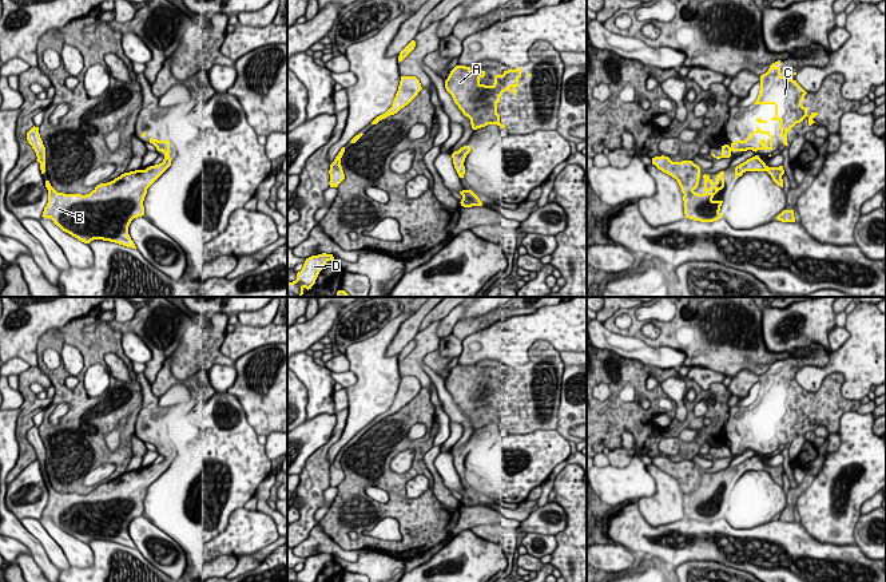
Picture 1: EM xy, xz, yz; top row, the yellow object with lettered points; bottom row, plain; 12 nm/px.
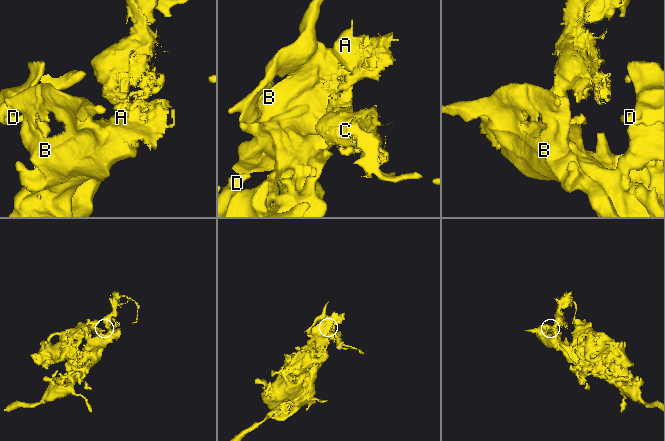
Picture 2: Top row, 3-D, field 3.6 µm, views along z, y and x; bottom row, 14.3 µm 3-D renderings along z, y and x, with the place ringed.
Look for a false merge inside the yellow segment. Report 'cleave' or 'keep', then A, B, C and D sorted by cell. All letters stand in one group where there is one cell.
keep | A B C D

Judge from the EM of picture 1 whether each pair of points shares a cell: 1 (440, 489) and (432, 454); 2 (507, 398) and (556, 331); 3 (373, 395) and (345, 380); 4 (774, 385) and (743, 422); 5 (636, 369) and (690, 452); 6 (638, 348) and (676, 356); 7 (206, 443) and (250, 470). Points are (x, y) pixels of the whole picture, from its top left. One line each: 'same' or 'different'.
1: same
2: different
3: different
4: same
5: same
6: same
7: same

